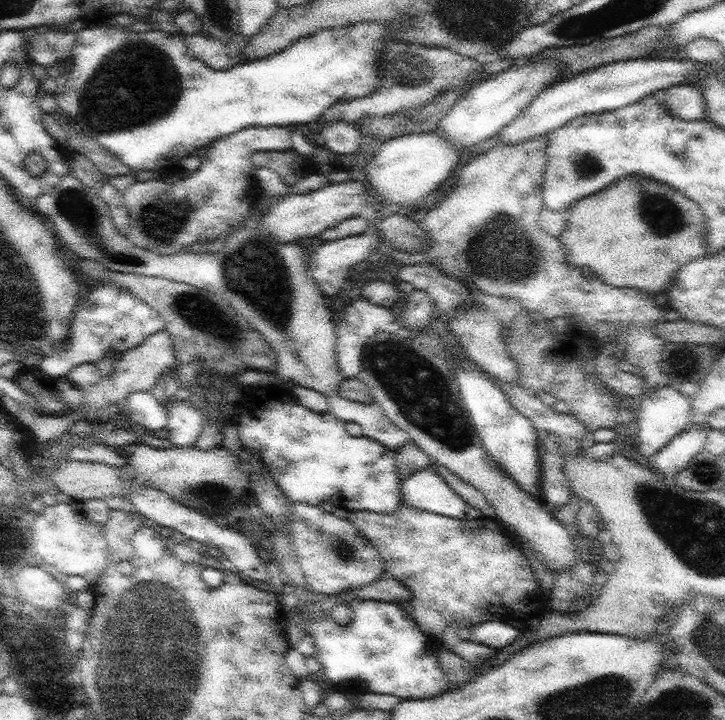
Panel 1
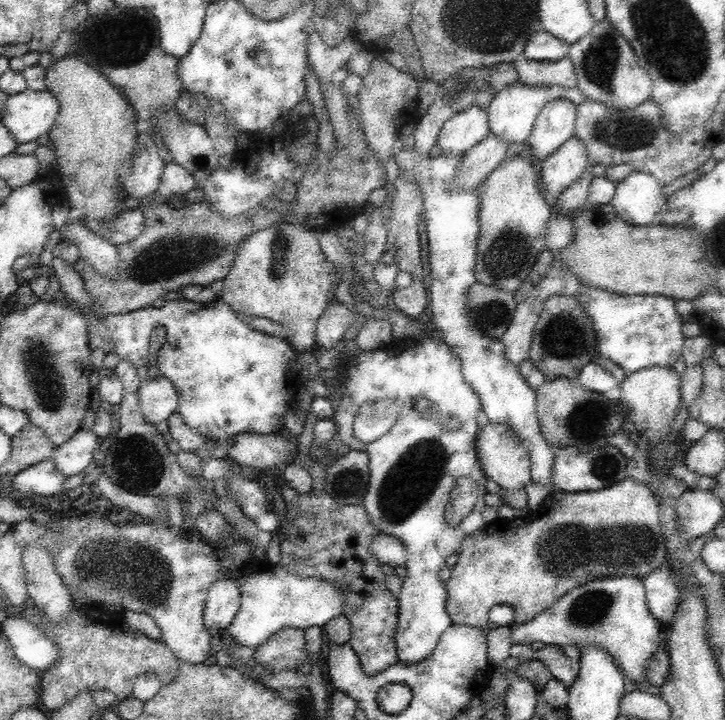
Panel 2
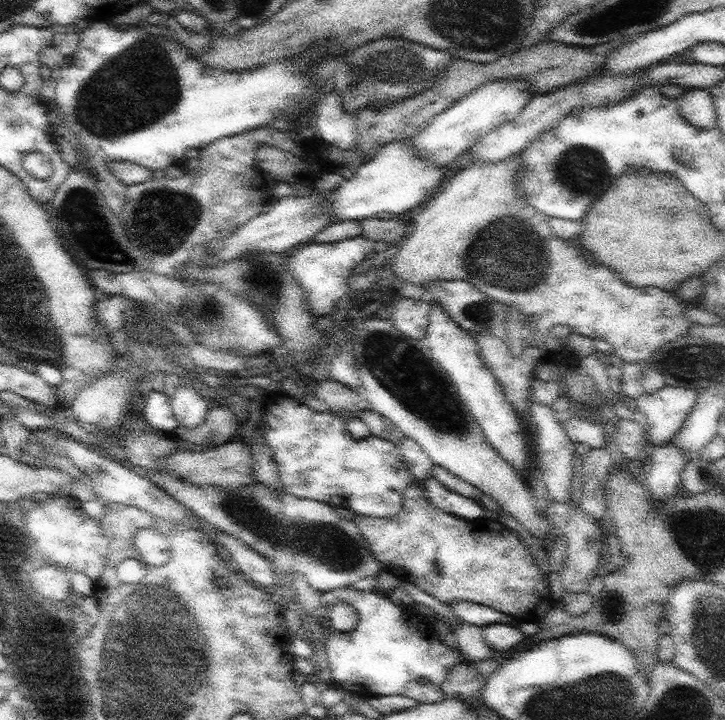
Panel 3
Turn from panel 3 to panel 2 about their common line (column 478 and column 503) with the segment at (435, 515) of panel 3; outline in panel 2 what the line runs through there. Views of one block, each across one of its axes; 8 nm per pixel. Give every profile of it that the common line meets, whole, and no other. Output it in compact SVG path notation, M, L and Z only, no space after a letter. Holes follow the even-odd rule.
M626 477L624 480L618 480L618 484L610 484L610 486L599 488L598 490L564 492L560 488L553 488L544 502L531 510L528 515L513 519L497 518L491 523L485 523L485 526L480 530L463 539L460 548L456 552L458 561L451 569L450 578L445 582L447 590L446 612L454 624L464 624L483 629L488 624L489 610L494 604L509 604L514 609L514 624L526 624L526 622L538 616L542 610L550 608L556 600L564 596L569 590L572 590L572 588L596 580L596 578L638 576L638 578L643 579L667 560L666 543L666 528L663 527L663 523L660 520L660 507L655 493L651 488L633 478Z

